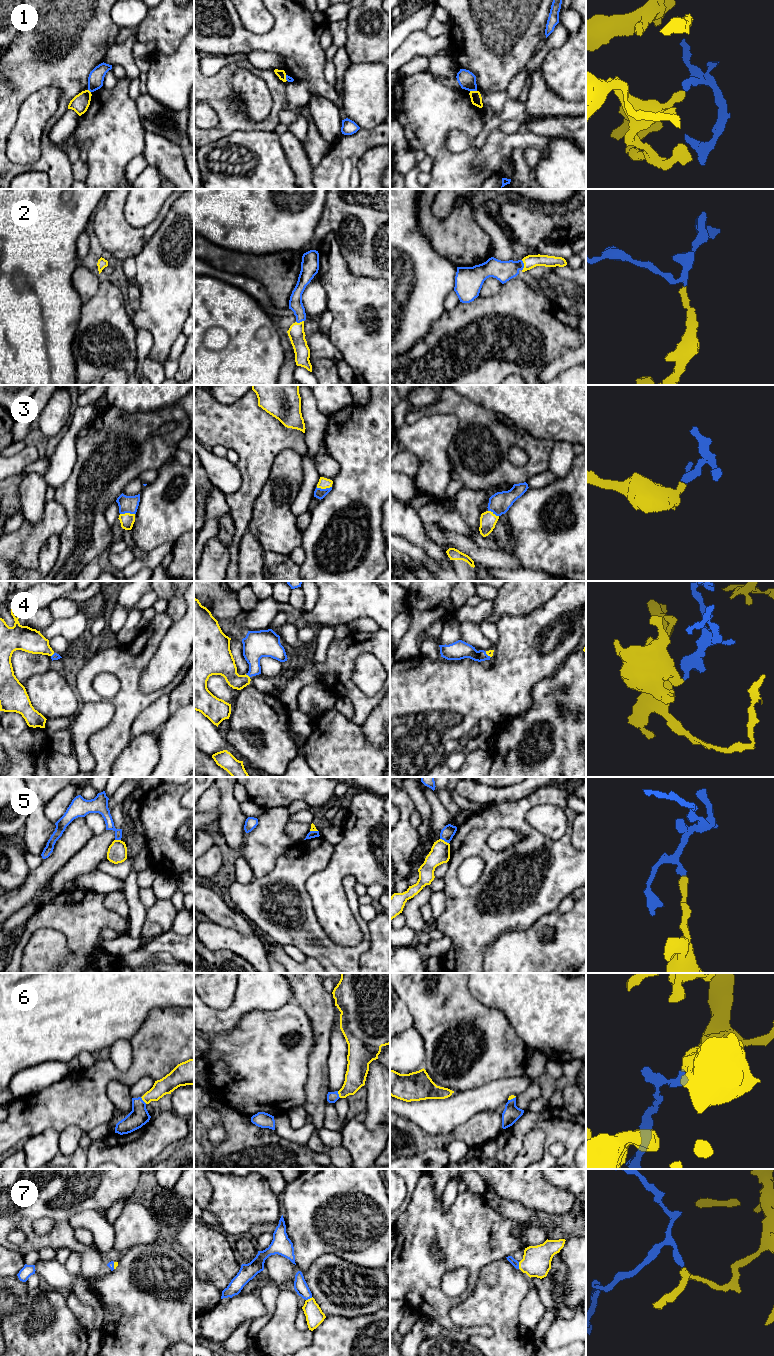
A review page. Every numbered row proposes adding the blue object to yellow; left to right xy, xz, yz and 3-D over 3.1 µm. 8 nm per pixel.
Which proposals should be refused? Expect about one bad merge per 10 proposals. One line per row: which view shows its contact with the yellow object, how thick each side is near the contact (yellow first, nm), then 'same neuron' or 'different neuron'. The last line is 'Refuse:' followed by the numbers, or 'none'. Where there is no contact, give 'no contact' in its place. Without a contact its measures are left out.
1: yz | 90/140 nm | different neuron
2: yz | 110/160 nm | same neuron
3: xz | 90/90 nm | same neuron
4: xz | 220/200 nm | same neuron
5: yz | 160/110 nm | different neuron
6: xy | 140/160 nm | same neuron
7: yz | 240/60 nm | same neuron
Refuse: 1, 5

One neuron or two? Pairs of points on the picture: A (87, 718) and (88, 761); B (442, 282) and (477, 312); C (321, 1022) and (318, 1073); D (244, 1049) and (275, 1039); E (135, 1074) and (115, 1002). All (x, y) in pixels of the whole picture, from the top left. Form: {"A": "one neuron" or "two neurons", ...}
{"A": "one neuron", "B": "two neurons", "C": "one neuron", "D": "one neuron", "E": "two neurons"}

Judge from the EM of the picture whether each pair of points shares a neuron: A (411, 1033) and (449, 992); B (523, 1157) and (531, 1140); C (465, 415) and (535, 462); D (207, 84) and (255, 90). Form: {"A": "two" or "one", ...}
{"A": "two", "B": "one", "C": "one", "D": "two"}

